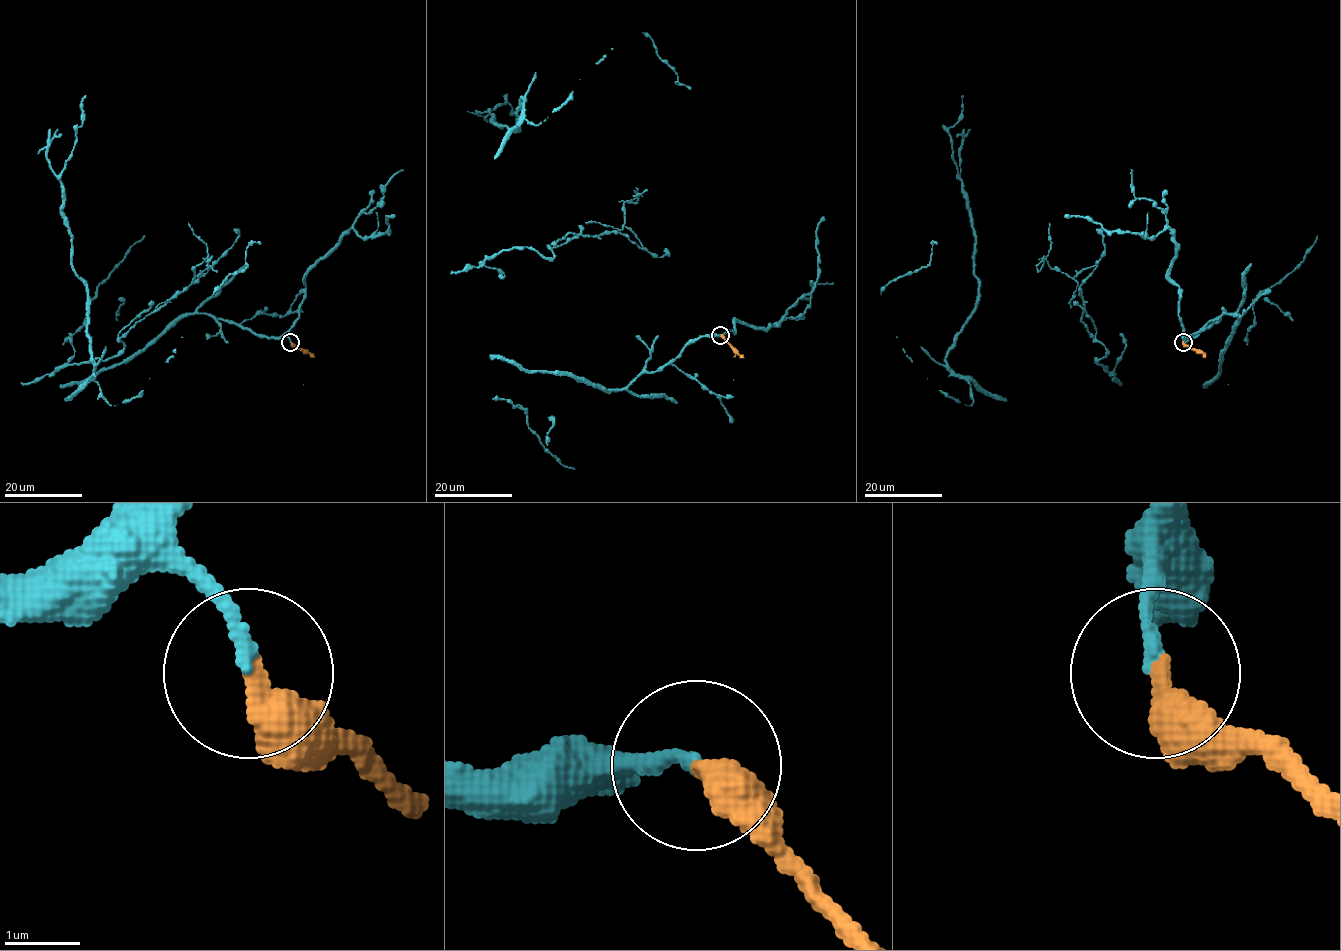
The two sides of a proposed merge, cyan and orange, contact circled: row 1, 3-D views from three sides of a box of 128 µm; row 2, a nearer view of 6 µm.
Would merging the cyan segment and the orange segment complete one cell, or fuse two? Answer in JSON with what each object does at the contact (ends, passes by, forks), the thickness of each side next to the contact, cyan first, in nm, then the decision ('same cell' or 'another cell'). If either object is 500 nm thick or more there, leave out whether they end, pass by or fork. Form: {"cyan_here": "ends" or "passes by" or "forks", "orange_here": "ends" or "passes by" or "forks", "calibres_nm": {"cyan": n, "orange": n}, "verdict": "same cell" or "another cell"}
{"cyan_here": "ends", "orange_here": "ends", "calibres_nm": {"cyan": 170, "orange": 400}, "verdict": "same cell"}

